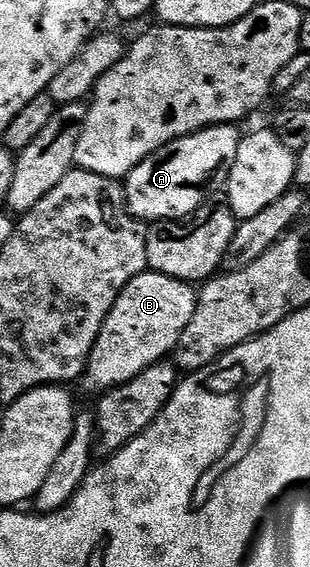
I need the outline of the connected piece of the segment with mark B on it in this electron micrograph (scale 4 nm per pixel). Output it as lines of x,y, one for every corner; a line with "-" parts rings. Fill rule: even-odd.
145,270
144,273
134,276
126,288
118,296
114,308
110,308
110,316
102,324
102,332
98,332
98,340
88,357
88,368
82,379
95,392
107,392
134,380
146,368
165,361
171,355
173,348
178,344
178,336
190,324
190,316
196,311
198,290
193,283
183,282
177,278
171,278
165,274
158,274
155,270

